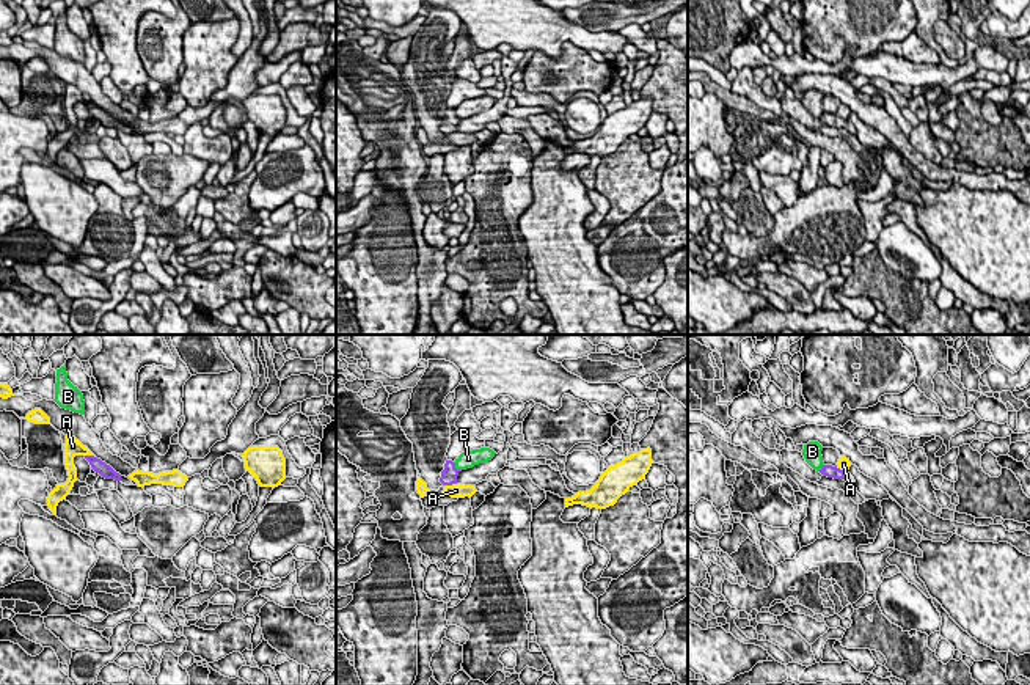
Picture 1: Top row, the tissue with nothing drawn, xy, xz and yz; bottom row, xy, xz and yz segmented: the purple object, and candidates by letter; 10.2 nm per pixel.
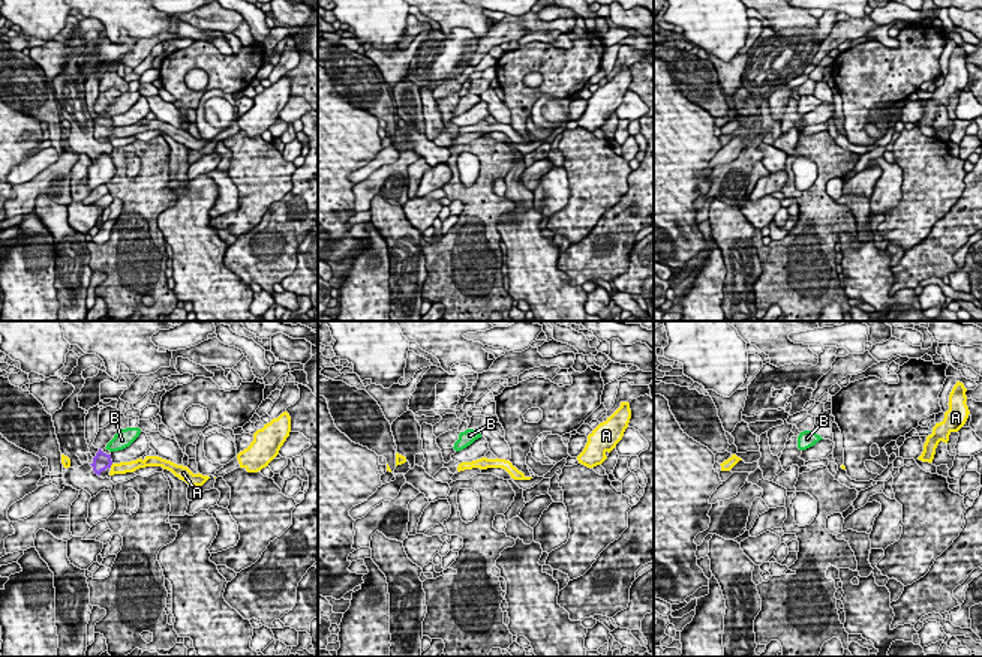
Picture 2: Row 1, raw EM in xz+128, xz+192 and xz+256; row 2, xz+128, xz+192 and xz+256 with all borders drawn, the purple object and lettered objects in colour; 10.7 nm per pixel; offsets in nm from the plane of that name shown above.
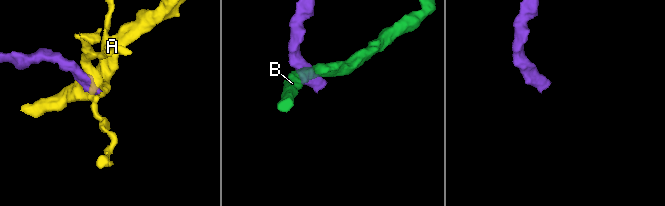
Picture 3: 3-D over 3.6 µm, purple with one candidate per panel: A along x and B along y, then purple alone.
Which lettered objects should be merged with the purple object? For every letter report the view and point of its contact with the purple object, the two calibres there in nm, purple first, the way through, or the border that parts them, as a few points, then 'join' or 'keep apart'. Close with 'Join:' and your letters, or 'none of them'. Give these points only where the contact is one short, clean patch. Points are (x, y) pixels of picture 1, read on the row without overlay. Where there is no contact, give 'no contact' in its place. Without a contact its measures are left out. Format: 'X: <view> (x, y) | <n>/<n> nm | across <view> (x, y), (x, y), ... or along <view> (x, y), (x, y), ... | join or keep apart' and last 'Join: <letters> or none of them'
A: yz (842, 118) | 130/130 nm | along yz (836, 113), (847, 120) | keep apart
B: xz (454, 115) | 160/180 nm | keep apart
Join: none of them

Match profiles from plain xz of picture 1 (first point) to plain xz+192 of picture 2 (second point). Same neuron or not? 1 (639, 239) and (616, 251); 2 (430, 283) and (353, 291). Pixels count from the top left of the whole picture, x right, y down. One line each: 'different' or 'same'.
1: same
2: different

